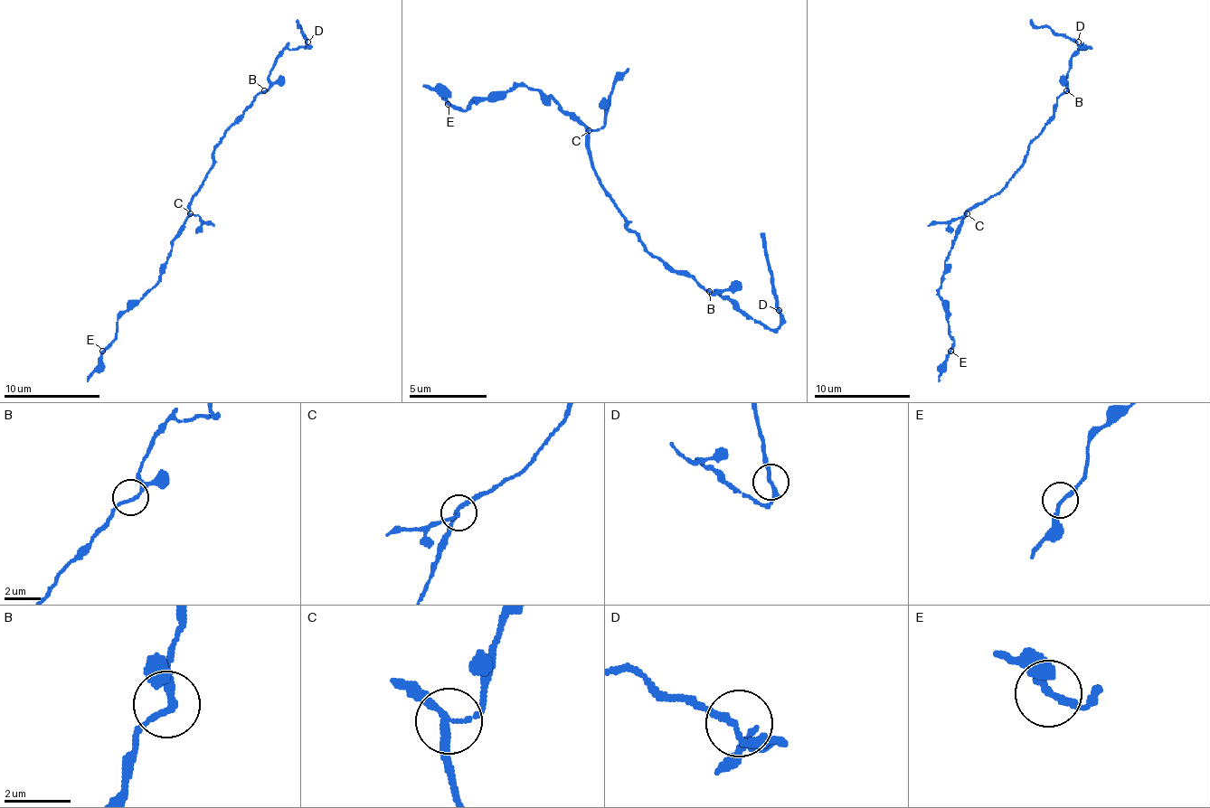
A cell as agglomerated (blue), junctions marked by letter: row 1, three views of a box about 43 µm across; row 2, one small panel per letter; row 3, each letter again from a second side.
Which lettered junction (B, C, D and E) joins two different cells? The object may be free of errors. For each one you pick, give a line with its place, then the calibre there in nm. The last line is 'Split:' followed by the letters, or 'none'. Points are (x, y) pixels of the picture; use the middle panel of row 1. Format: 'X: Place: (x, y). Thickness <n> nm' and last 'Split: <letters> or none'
C: Place: (589, 130). Thickness 170 nm
Split: C

